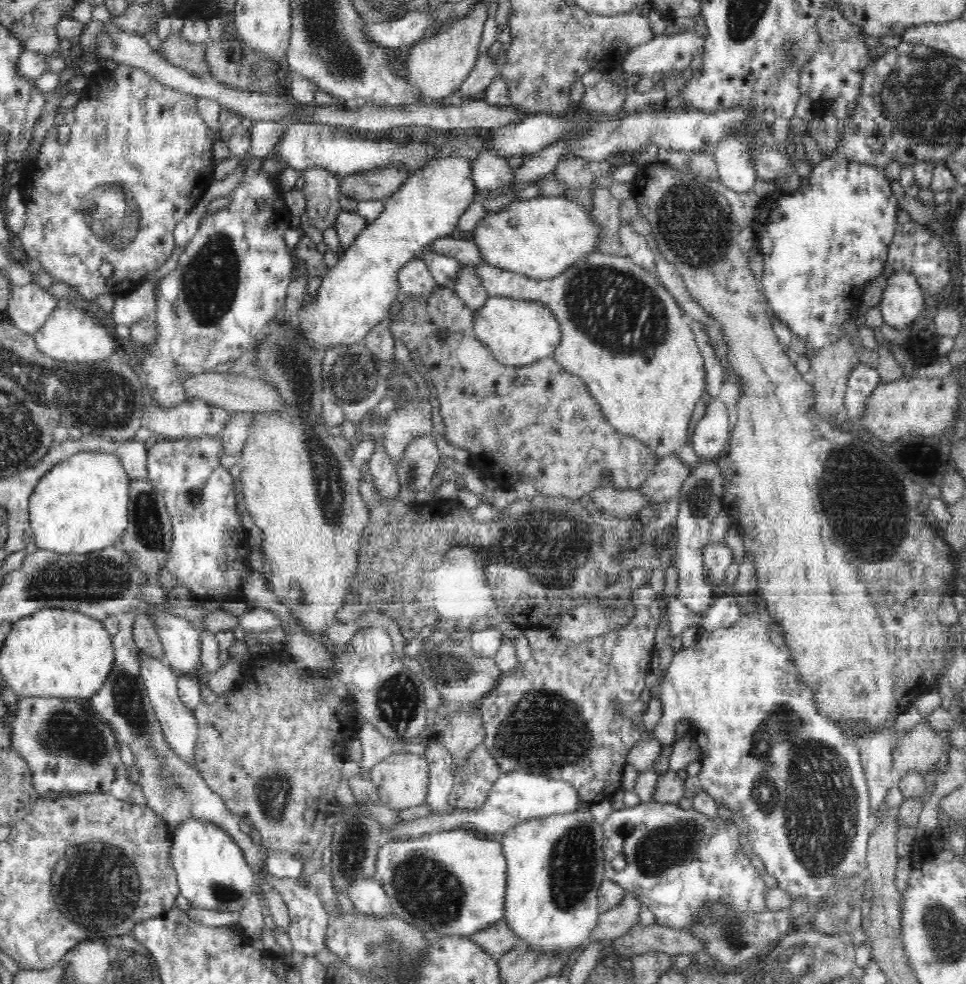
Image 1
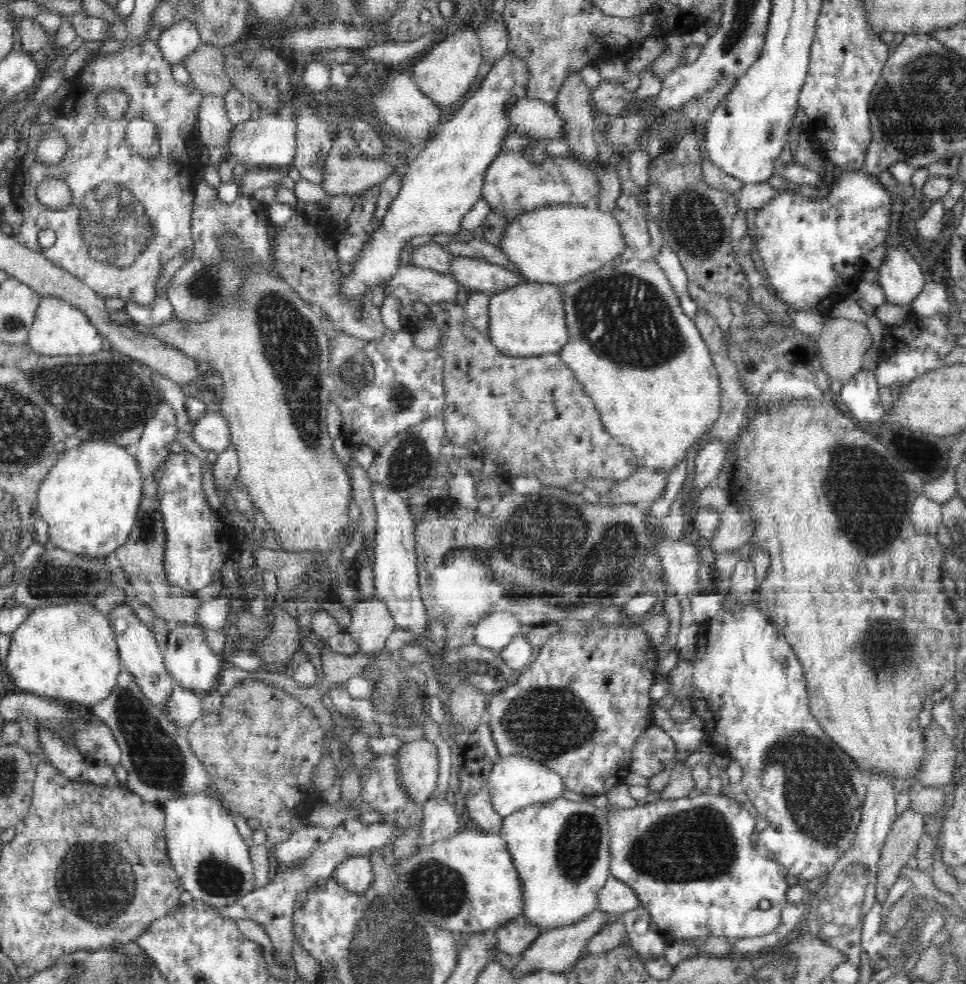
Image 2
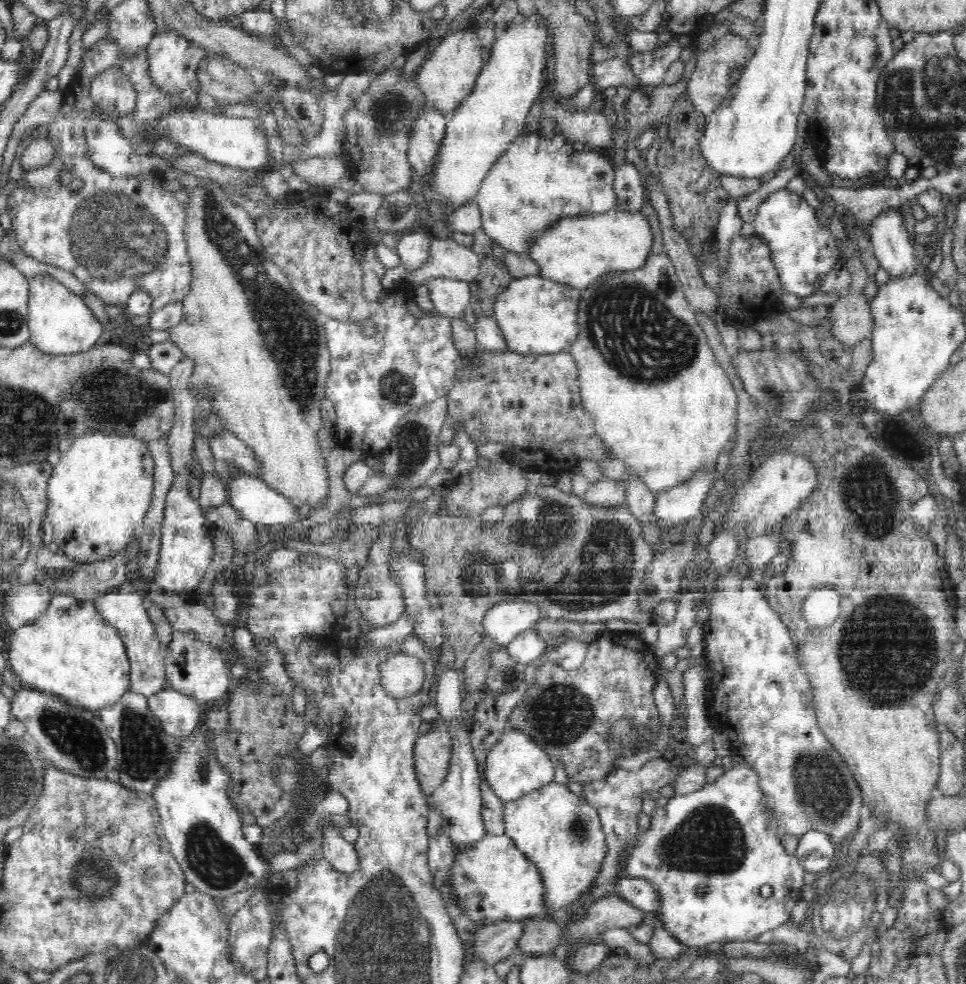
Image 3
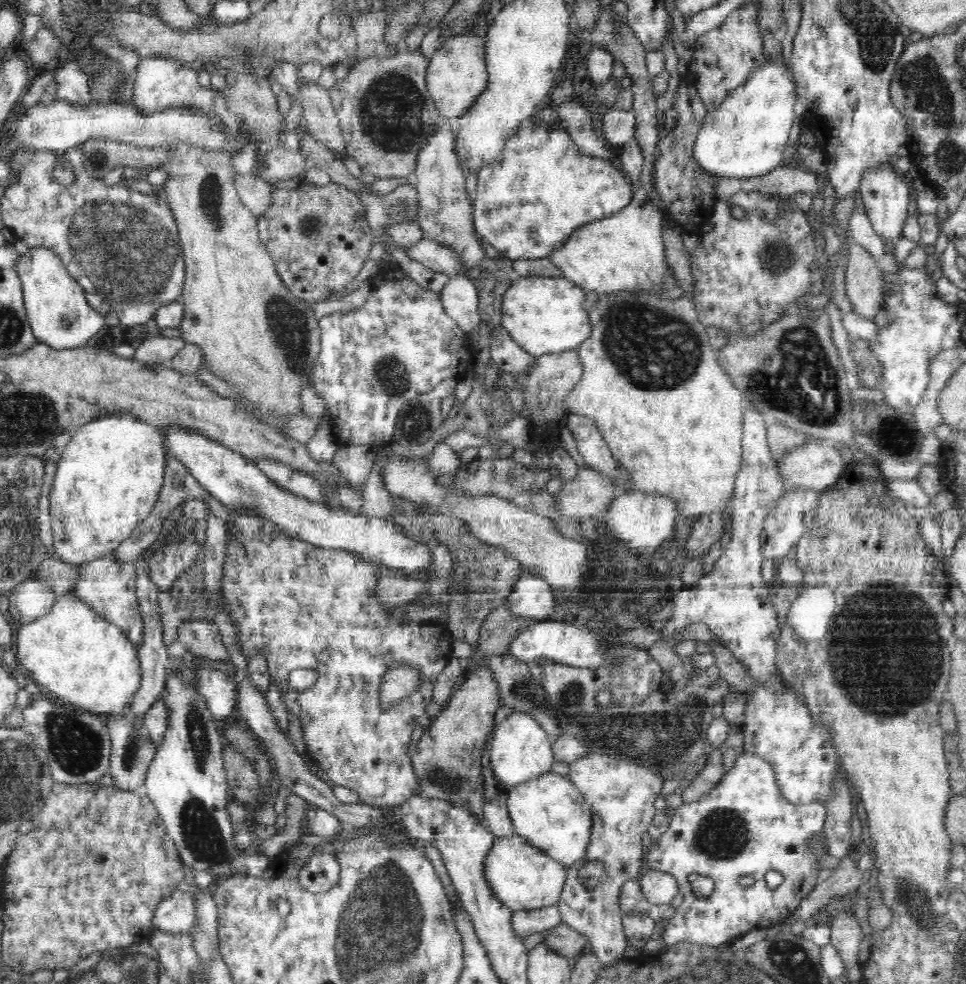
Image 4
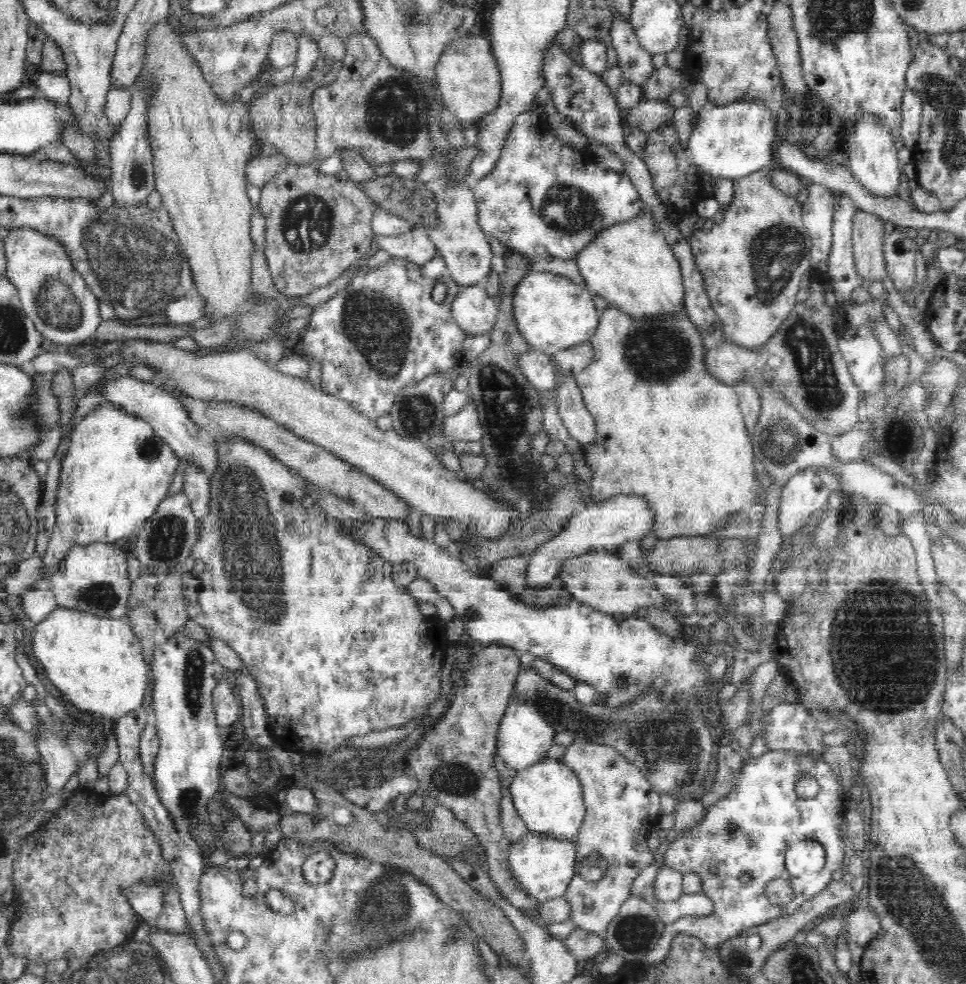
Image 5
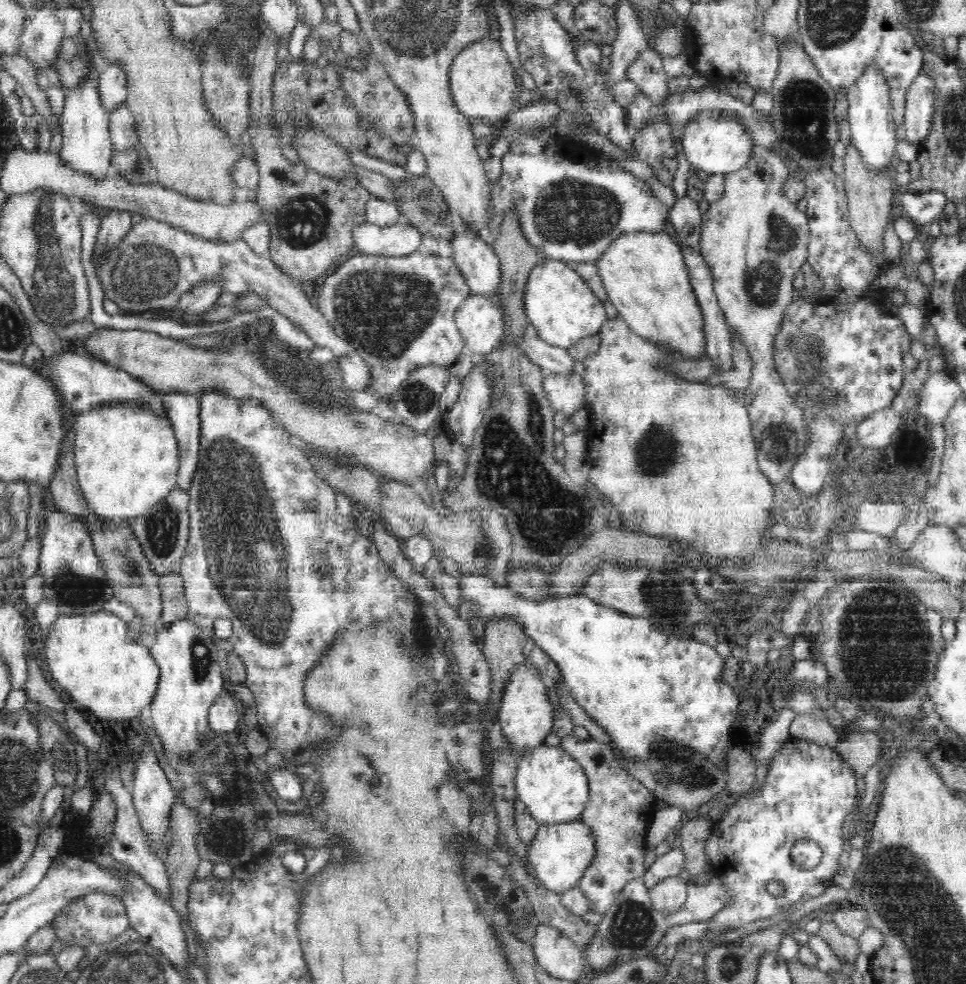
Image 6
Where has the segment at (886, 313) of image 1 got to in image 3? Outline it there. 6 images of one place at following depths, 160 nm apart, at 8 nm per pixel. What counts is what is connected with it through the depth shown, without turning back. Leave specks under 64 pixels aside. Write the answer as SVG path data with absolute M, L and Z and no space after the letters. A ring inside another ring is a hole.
M884 210L872 221L870 246L879 266L892 278L904 278L918 272L918 259L908 238L904 220L894 210Z

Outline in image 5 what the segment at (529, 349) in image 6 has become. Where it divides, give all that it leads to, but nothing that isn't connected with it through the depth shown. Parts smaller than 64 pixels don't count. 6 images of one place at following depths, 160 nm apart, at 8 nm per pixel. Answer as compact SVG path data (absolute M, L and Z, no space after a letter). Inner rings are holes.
M558 372L557 378L557 409L569 437L578 441L581 447L584 444L592 444L597 436L596 423L584 404L576 377L563 378Z

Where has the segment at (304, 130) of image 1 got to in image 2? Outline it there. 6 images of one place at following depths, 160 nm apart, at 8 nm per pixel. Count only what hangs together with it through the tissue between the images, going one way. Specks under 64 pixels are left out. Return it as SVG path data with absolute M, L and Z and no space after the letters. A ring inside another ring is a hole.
M262 113L258 119L249 119L237 124L236 128L230 132L227 160L231 164L246 164L249 170L254 166L284 166L291 167L293 159L296 157L296 123L289 116L276 116Z

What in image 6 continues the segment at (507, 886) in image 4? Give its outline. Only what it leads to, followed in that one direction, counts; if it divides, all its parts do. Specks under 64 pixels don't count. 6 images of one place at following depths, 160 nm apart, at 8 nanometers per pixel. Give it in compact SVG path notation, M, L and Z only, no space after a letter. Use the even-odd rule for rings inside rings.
M582 817L562 824L539 826L535 838L529 842L527 848L527 857L535 879L545 889L556 893L563 893L577 886L579 880L586 874L587 868L592 866L596 854L598 849L594 829Z

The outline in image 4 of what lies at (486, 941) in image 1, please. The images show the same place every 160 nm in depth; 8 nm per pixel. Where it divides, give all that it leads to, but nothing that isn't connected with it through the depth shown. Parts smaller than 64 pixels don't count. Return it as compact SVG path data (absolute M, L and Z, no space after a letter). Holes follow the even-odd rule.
M560 923L553 929L544 932L543 943L565 957L584 953L590 947L588 937L566 923Z

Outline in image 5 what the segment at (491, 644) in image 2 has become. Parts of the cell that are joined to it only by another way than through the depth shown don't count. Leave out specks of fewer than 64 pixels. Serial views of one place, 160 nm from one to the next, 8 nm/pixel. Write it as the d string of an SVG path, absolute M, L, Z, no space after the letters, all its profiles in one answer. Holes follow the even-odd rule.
M618 496L601 503L591 502L577 510L564 526L564 532L553 536L548 542L537 546L528 555L527 584L534 590L546 588L557 576L557 569L566 559L588 552L605 552L620 548L628 542L639 542L646 538L653 524L652 511L648 510L645 500L635 496Z

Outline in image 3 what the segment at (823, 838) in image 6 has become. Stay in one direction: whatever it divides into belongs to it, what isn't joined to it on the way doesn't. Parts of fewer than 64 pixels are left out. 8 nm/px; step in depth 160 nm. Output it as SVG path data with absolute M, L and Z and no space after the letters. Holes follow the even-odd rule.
M744 764L744 766L736 766L732 770L726 771L714 782L704 785L702 788L696 789L694 792L685 795L674 795L668 800L664 807L656 809L651 816L650 825L636 836L636 844L631 844L630 851L627 852L628 860L624 867L626 867L626 876L630 878L643 878L650 880L655 884L655 888L659 891L660 908L656 911L656 917L663 927L669 931L672 936L675 936L678 941L689 947L705 947L711 942L725 942L725 941L744 941L753 940L764 932L771 931L778 928L780 924L784 924L791 919L794 906L796 902L802 899L801 888L803 886L804 867L800 865L800 860L796 856L786 854L786 850L780 844L780 831L778 831L778 816L774 815L774 809L768 805L766 801L766 793L763 792L762 785L760 785L760 776L755 766L752 764ZM768 884L772 887L772 894L768 898L760 896L760 888ZM700 886L705 886L703 893L698 891Z

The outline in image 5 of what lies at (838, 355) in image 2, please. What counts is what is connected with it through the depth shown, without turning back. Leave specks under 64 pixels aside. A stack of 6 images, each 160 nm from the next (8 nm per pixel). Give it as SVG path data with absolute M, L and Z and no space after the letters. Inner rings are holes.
M858 209L853 216L852 227L856 274L859 274L866 287L869 283L881 282L887 277L886 257L883 253L884 220Z

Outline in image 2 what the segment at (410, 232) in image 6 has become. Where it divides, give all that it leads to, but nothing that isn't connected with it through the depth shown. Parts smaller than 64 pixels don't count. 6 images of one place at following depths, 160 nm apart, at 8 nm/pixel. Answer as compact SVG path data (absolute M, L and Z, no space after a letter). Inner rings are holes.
M452 253L449 256L448 268L453 278L468 291L482 291L494 295L526 280L520 273L504 269L486 260L475 257L460 256Z

